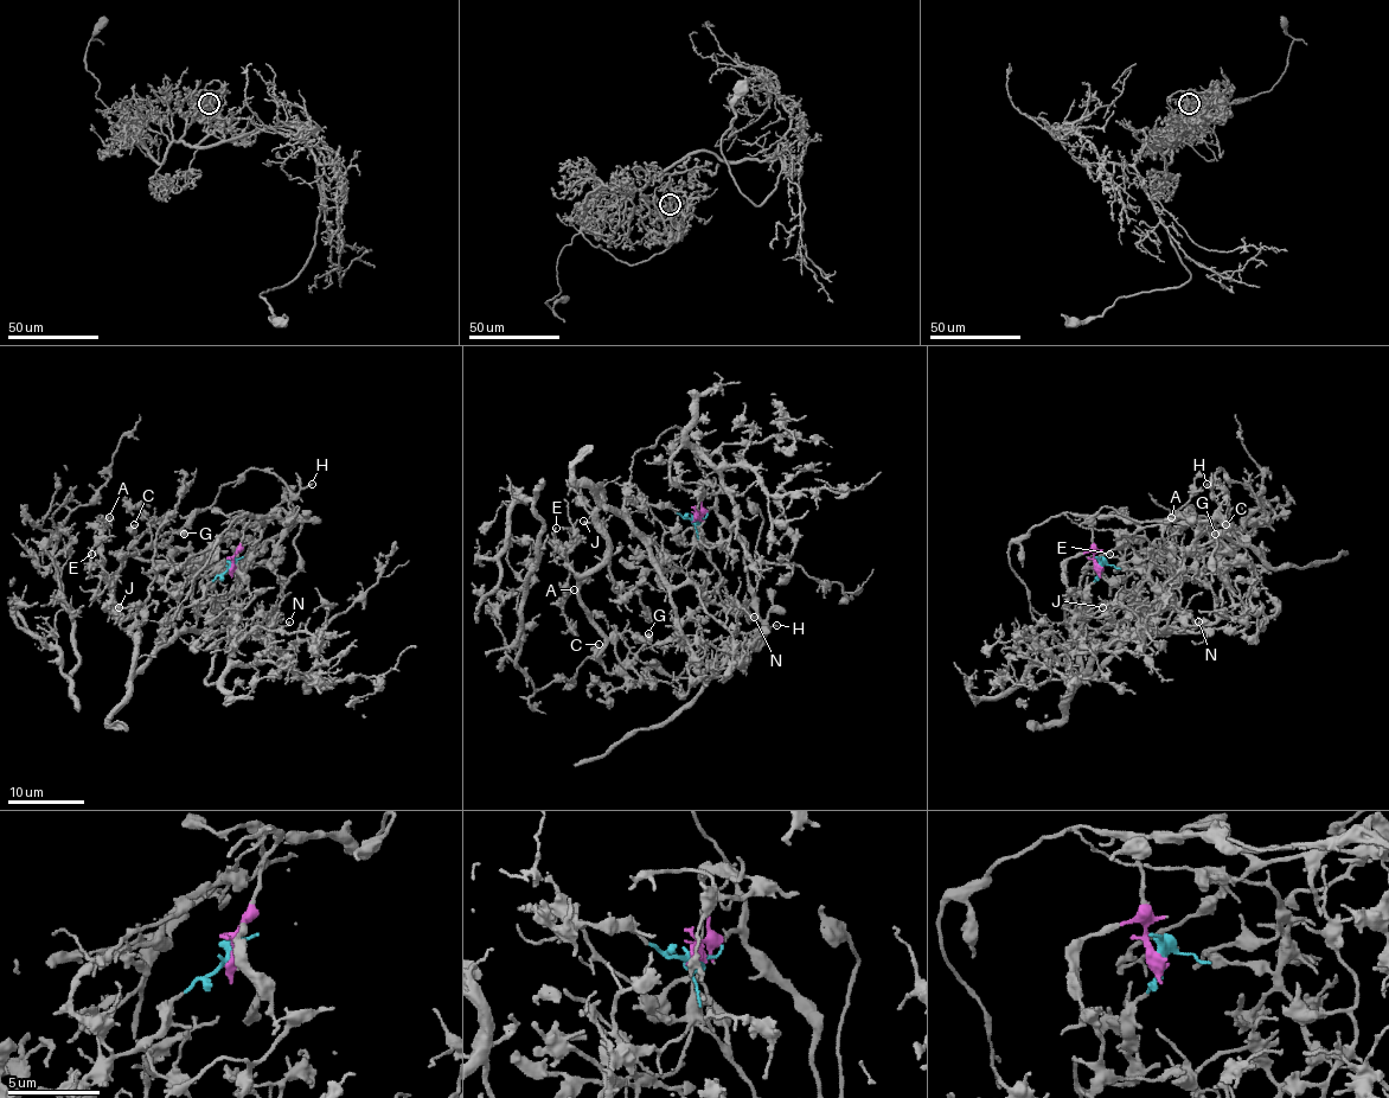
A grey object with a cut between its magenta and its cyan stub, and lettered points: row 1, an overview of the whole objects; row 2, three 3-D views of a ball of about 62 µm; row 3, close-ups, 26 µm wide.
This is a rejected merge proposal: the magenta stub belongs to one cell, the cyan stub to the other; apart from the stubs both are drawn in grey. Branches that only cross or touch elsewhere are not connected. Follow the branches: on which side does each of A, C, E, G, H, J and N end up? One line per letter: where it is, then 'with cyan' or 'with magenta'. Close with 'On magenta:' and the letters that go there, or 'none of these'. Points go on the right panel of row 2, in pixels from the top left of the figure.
A: (1171, 517) | with cyan
C: (1226, 524) | with cyan
E: (1109, 554) | with cyan
G: (1215, 534) | with magenta
H: (1207, 484) | with magenta
J: (1102, 607) | with cyan
N: (1198, 621) | with cyan
On magenta: G, H

